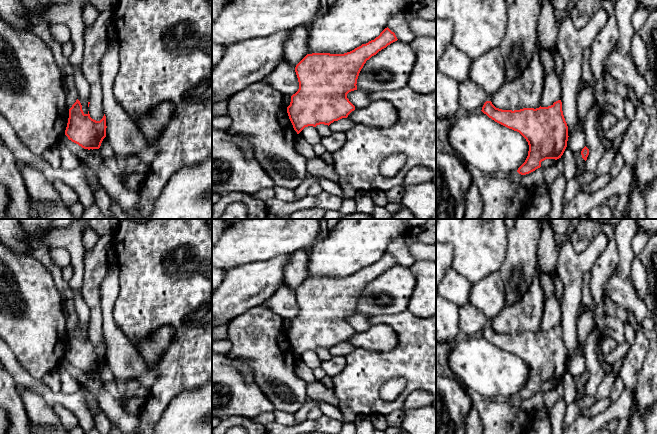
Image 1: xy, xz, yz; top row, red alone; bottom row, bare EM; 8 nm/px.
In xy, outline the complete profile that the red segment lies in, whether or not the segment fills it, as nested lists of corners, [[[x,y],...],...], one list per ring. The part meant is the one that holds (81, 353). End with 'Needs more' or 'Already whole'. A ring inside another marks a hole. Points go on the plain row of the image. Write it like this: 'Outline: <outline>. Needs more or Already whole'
Outline: [[[77,323],[69,333],[69,342],[65,359],[69,364],[84,373],[99,373],[103,363],[106,361],[106,340],[104,338],[100,345],[90,341],[89,335],[85,338],[82,329]]]. Already whole

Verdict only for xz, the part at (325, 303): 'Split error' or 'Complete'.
Complete

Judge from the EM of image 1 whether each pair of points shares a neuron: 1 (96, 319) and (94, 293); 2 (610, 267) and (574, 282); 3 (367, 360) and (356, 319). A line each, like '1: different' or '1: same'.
1: same
2: different
3: different

